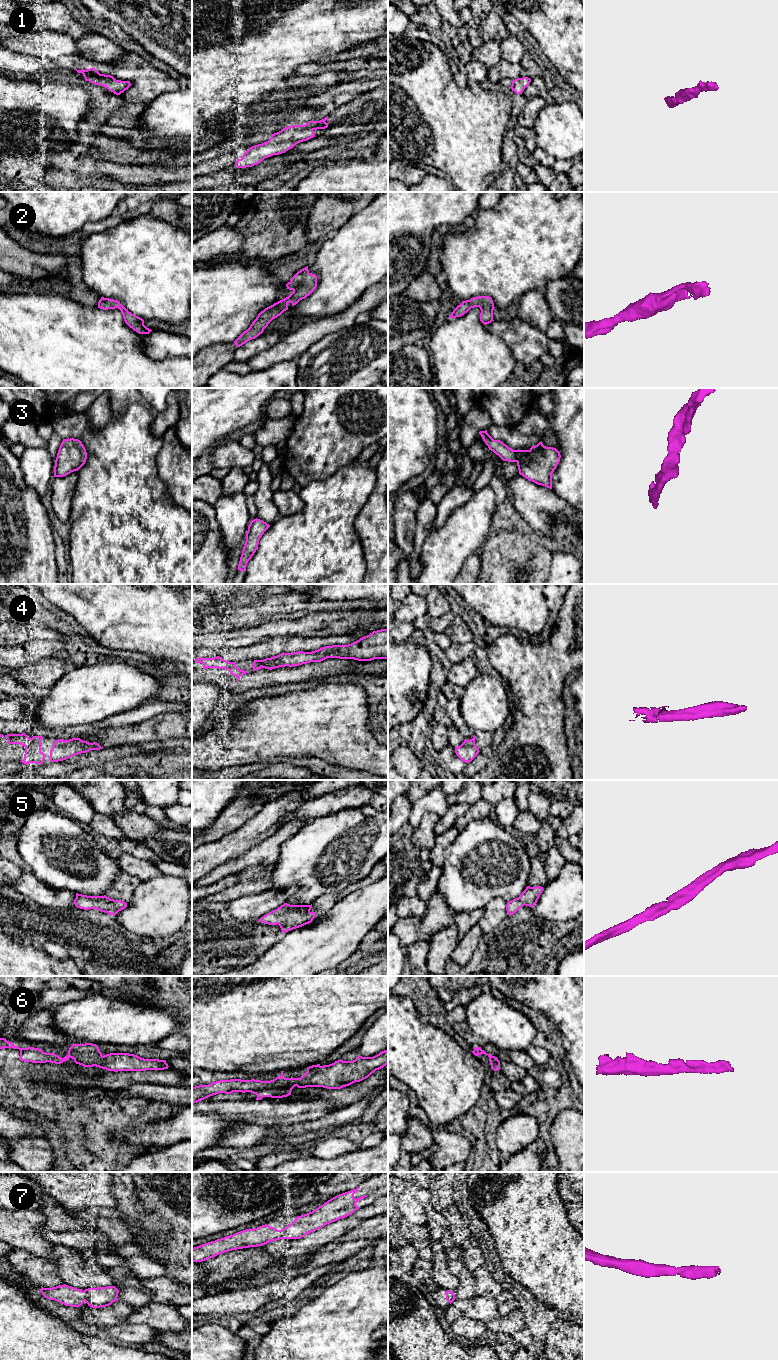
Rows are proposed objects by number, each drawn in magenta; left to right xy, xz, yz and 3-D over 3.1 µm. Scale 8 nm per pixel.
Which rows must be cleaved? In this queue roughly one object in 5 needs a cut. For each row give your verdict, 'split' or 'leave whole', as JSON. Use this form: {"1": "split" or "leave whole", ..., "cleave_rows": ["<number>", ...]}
{"1": "leave whole", "2": "leave whole", "3": "leave whole", "4": "leave whole", "5": "leave whole", "6": "leave whole", "7": "leave whole", "cleave_rows": []}

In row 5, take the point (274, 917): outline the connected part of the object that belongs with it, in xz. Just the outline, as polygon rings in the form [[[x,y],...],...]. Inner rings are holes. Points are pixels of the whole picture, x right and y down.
[[[284,903],[277,909],[261,917],[258,921],[261,923],[269,924],[269,925],[278,924],[282,932],[285,933],[311,923],[312,920],[315,918],[315,912],[311,912],[310,911],[311,908],[312,908],[312,904],[311,905],[290,905],[290,904]]]

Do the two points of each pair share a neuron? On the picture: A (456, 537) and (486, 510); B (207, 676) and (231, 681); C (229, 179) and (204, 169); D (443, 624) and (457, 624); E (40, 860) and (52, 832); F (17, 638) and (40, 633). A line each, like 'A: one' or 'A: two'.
A: one
B: one
C: two
D: two
E: one
F: one

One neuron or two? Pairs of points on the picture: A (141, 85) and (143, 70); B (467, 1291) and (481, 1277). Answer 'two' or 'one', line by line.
A: two
B: two

